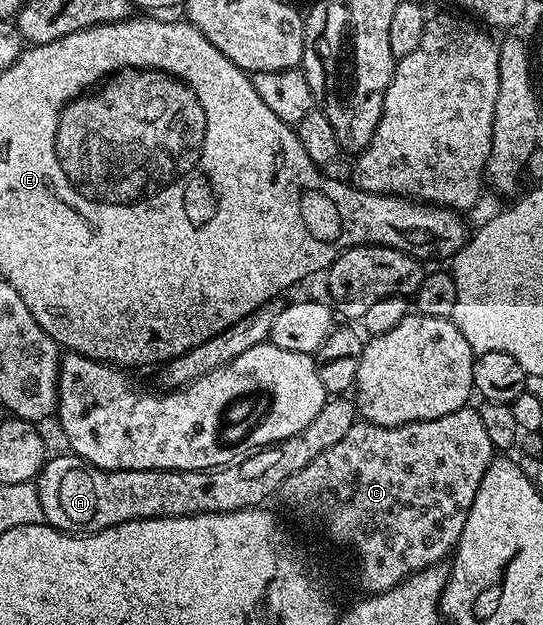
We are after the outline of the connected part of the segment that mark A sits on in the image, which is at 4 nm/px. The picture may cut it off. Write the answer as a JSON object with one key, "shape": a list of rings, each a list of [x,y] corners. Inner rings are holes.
{"shape":[[[336,394],[325,399],[322,410],[306,430],[302,430],[289,440],[279,440],[277,444],[269,444],[223,468],[203,468],[202,470],[182,470],[167,472],[166,470],[118,470],[111,472],[88,464],[75,454],[56,456],[47,461],[34,485],[38,500],[42,504],[44,520],[53,528],[61,530],[83,530],[85,533],[101,532],[103,528],[113,528],[127,520],[149,520],[151,516],[193,516],[199,512],[233,512],[243,508],[255,508],[265,503],[267,496],[275,497],[281,486],[302,466],[310,466],[322,450],[330,450],[337,442],[342,442],[344,435],[350,431],[358,419],[355,399],[344,394]]]}

